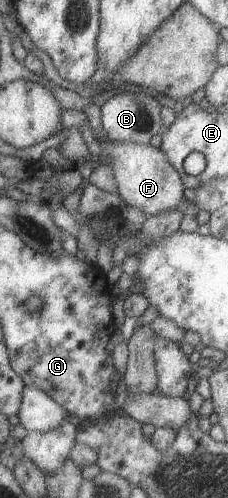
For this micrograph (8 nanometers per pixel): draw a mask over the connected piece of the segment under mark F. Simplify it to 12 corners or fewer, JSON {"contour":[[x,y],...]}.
{"contour":[[101,142],[119,198],[146,217],[199,208],[151,145]]}

